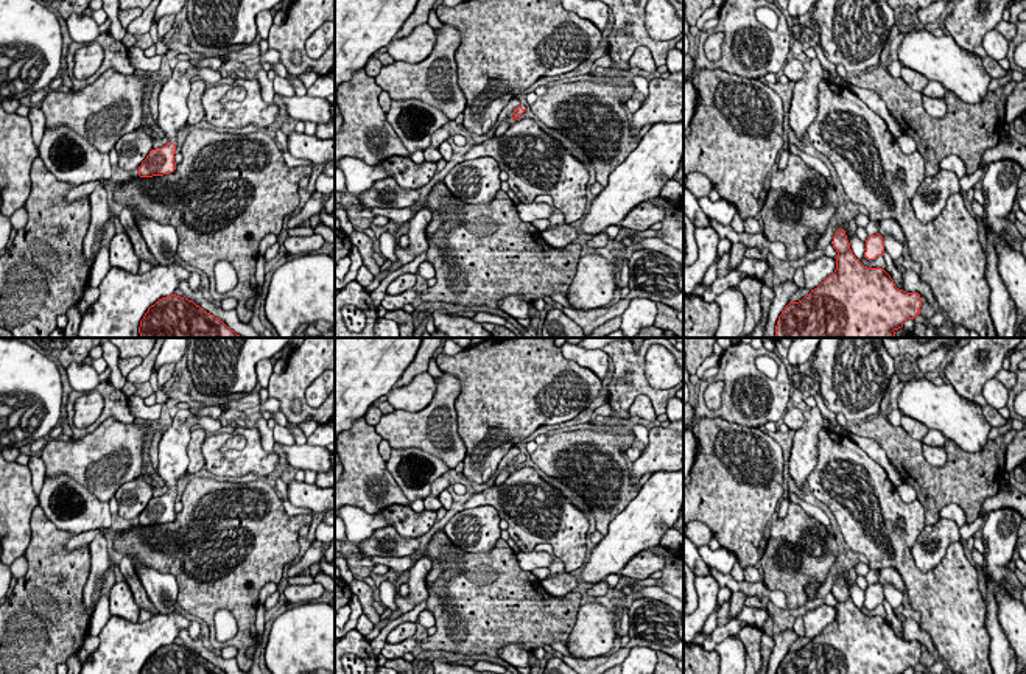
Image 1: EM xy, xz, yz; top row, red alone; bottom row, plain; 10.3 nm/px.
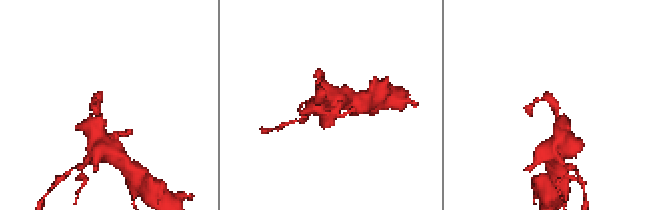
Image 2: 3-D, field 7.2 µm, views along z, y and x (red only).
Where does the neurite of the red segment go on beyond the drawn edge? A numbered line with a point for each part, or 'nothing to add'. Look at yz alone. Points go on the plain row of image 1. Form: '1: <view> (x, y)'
nothing to add

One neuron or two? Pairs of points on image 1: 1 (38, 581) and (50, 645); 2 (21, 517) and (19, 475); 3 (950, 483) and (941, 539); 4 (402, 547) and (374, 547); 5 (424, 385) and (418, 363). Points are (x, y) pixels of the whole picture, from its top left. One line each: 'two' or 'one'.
1: one
2: one
3: two
4: one
5: two

